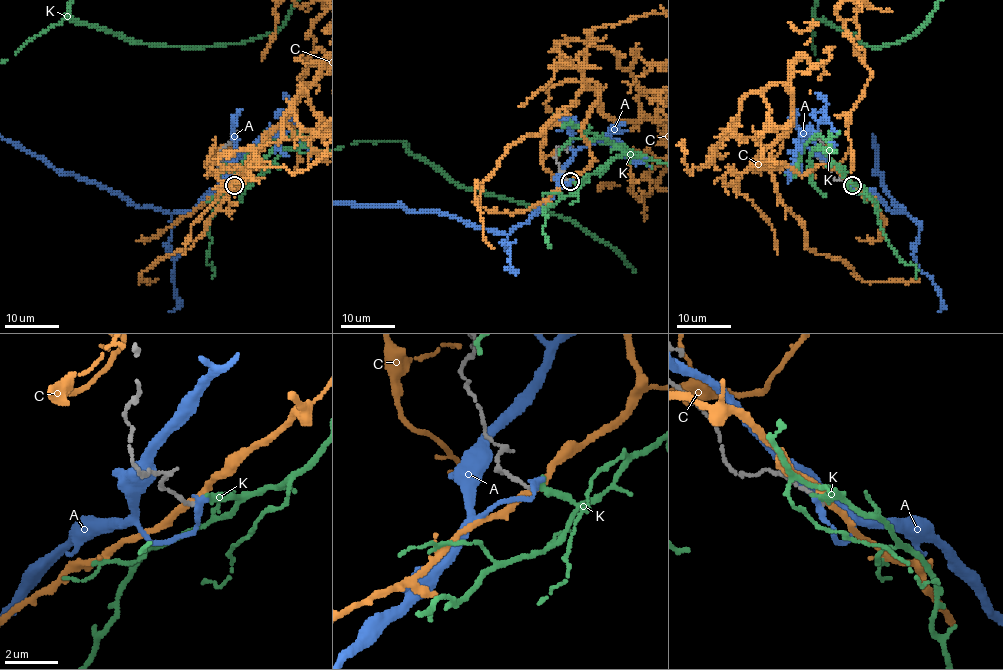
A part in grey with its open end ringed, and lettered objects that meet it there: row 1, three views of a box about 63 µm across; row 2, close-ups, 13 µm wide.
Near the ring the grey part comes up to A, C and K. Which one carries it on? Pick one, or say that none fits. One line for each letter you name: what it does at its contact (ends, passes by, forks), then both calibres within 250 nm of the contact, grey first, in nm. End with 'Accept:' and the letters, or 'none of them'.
K: it ends | 150/260 nm
Accept: K

